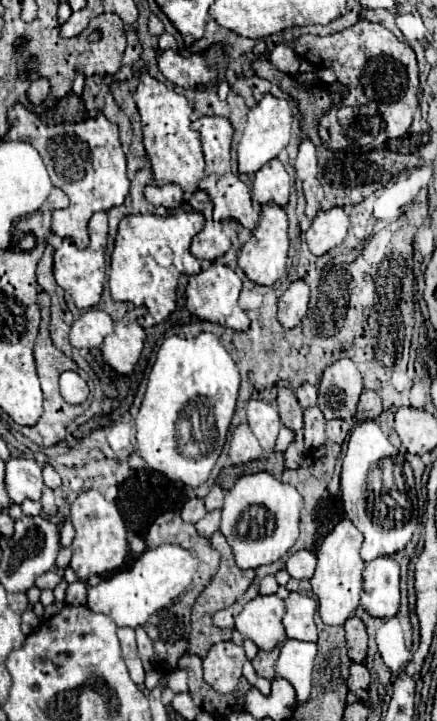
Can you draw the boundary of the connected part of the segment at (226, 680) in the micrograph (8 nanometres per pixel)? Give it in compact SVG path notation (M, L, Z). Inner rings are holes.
M218 642L210 648L206 658L202 658L204 680L216 692L234 692L240 676L242 664L246 662L244 648L234 642Z

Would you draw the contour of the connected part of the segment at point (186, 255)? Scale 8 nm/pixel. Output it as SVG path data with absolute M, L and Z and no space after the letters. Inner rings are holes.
M180 212L174 216L126 216L118 226L116 248L112 254L110 292L114 300L130 302L134 306L146 306L148 314L144 326L162 322L176 308L176 286L182 274L191 276L201 271L201 261L190 252L192 238L202 230L204 218L198 212ZM196 228L196 234L186 232Z

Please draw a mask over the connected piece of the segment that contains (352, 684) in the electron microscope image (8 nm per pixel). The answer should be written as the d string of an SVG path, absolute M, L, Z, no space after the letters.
M352 664L350 666L350 676L348 676L348 690L350 692L358 692L358 690L366 690L370 682L370 674L366 670L364 664Z

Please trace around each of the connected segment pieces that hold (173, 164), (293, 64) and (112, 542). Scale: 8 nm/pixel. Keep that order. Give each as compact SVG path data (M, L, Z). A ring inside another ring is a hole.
M146 70L140 74L140 84L134 92L134 102L142 118L144 146L148 160L152 162L154 180L158 186L178 184L184 192L196 192L204 174L204 154L200 148L200 134L190 128L192 102L176 94L172 88L154 80Z
M278 44L272 52L270 52L270 62L280 70L280 72L284 72L284 74L298 74L300 72L300 58L298 58L298 54L292 50L292 48L288 48L286 44Z
M84 490L78 494L78 498L72 504L70 520L76 528L76 538L72 542L70 568L80 576L82 582L86 582L92 574L112 572L124 564L124 560L128 556L128 538L126 538L124 520L120 516L116 504L108 502L96 490Z

